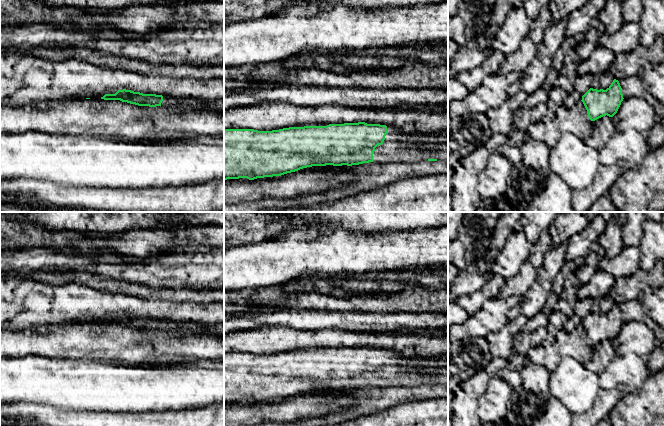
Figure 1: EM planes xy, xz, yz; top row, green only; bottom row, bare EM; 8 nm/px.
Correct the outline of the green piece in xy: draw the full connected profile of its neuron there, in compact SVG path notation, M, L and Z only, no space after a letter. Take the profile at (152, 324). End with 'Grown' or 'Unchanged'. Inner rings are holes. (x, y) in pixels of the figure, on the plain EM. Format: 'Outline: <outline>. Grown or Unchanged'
Outline: M118 314L115 318L105 318L101 323L120 324L138 330L163 330L172 334L198 335L210 334L218 337L224 337L224 324L214 326L205 326L195 322L174 322L167 319L143 318L131 314Z. Grown

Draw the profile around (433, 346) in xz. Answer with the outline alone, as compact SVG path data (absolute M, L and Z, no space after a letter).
M263 326L224 335L224 353L272 355L358 346L392 349L406 357L436 356L448 354L448 337L375 336L340 328L300 330L287 326Z

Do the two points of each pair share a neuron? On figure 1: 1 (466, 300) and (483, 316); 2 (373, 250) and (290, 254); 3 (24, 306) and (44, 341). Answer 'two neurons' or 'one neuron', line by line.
1: two neurons
2: one neuron
3: two neurons

